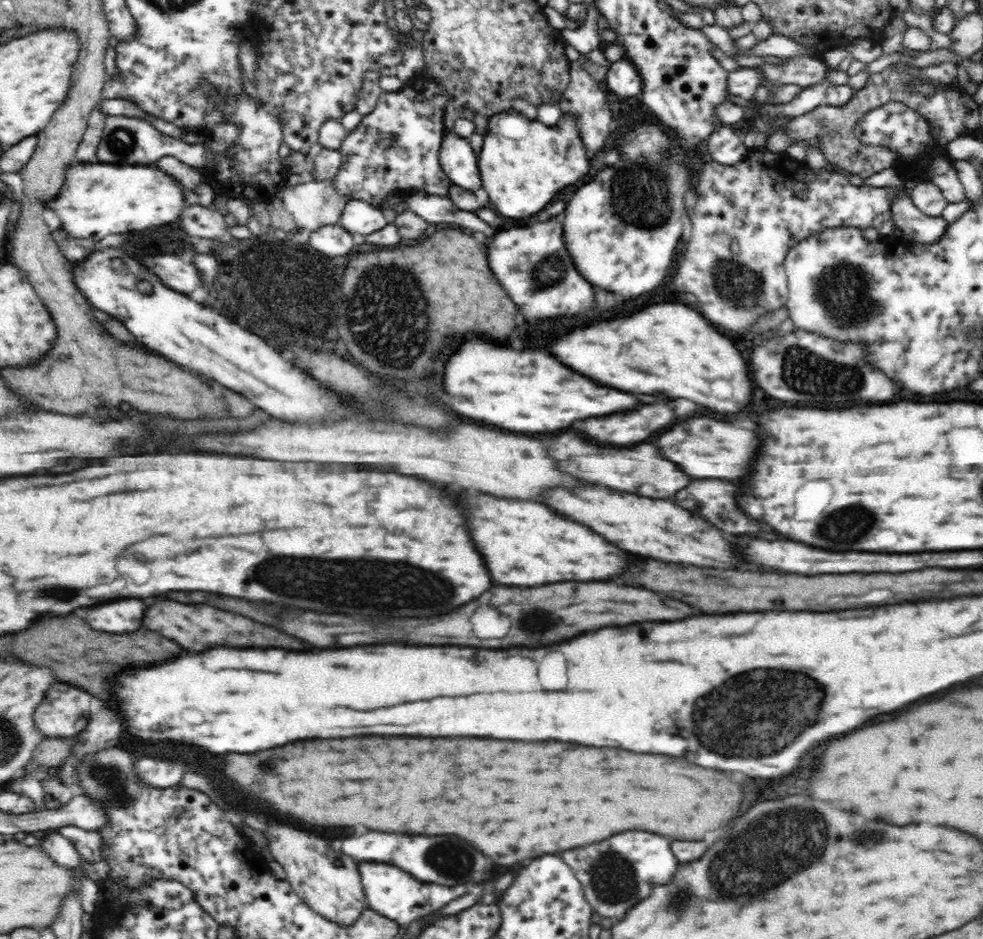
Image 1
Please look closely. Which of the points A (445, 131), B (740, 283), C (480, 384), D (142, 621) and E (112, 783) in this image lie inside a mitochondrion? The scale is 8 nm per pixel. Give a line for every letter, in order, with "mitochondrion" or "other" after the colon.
A: other
B: mitochondrion
C: other
D: other
E: mitochondrion

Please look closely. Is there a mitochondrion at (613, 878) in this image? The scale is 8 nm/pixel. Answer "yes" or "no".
yes

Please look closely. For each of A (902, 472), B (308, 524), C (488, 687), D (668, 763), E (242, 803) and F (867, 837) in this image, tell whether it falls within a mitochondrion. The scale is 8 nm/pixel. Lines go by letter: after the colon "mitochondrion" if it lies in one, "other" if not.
A: other
B: other
C: other
D: other
E: other
F: mitochondrion

